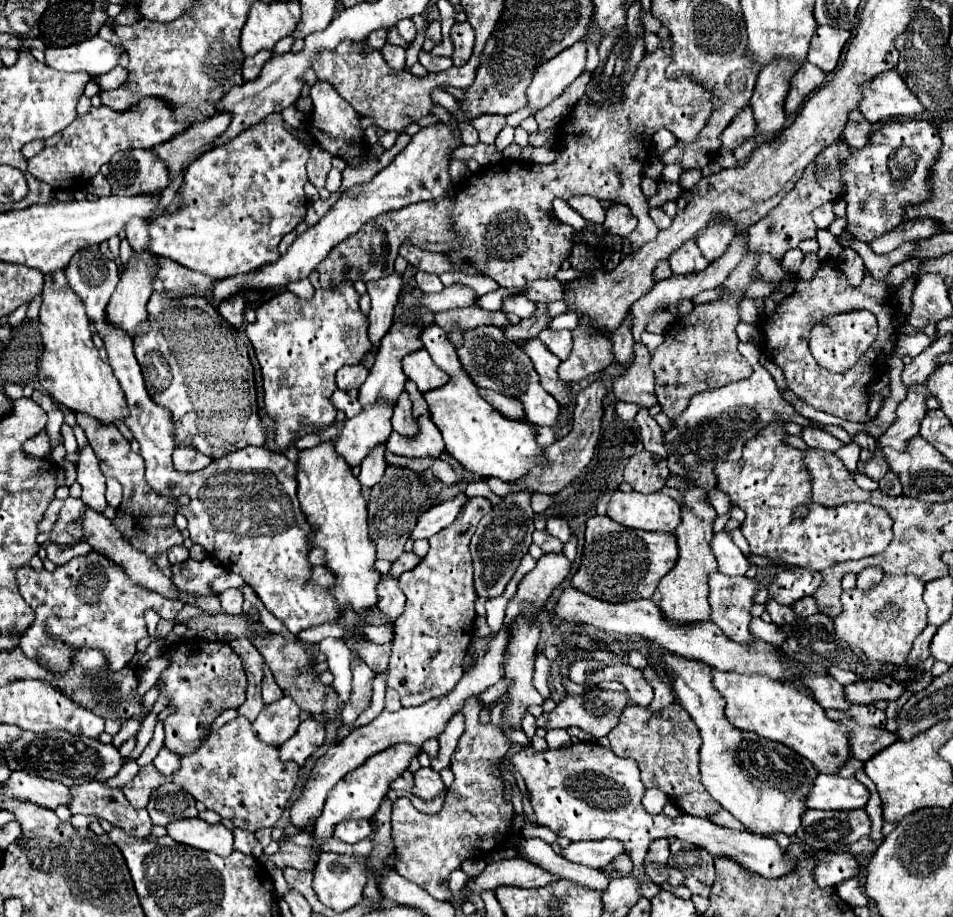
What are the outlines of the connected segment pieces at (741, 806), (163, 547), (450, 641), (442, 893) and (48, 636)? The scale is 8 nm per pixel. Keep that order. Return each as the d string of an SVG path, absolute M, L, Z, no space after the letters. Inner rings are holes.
M650 647L650 653L652 657L662 657L664 671L672 679L680 705L700 729L700 775L706 791L748 831L762 837L772 837L776 831L794 835L800 827L800 815L806 811L806 795L818 775L814 765L782 743L736 729L726 719L726 701L714 689L710 667L702 665L702 661L672 653L662 655L662 649L654 647Z
M76 413L76 423L84 429L88 443L100 461L100 468L104 476L116 476L118 483L124 489L124 497L118 507L118 517L114 519L114 525L120 527L126 541L132 541L134 547L146 551L146 555L150 555L150 559L154 559L158 563L158 567L162 567L162 571L166 571L166 575L170 575L170 561L166 557L166 551L168 551L168 547L182 545L182 541L184 541L182 533L174 525L176 509L174 509L172 501L168 497L160 497L154 491L150 491L150 487L144 479L142 455L132 453L130 443L122 437L122 433L114 425L110 425L110 423L104 425L98 419L84 415L84 413Z
M468 497L460 515L444 527L440 533L432 535L428 555L408 573L402 573L398 579L398 587L406 595L406 611L402 613L402 619L394 625L394 641L392 641L392 653L388 661L388 679L386 685L394 687L400 695L400 701L404 707L418 705L420 701L428 701L440 695L446 695L452 691L462 679L462 659L468 651L468 645L474 637L474 601L476 601L476 591L472 585L472 557L470 557L470 537L474 535L480 519L492 509L490 501L486 497Z
M476 697L462 709L466 715L466 729L452 755L450 769L456 779L448 787L444 809L436 815L424 815L414 809L408 797L396 799L392 809L392 833L404 837L404 851L398 853L396 871L440 901L452 901L448 887L450 873L458 869L462 861L480 857L482 849L484 857L488 857L488 853L504 843L512 827L510 821L514 817L514 807L504 799L502 779L494 777L490 771L490 767L499 767L500 759L506 755L511 742L500 727L492 723L482 725L478 721L480 711L482 707Z
M98 551L82 557L72 557L66 565L60 565L54 571L34 571L30 565L22 565L16 571L16 581L20 587L20 595L36 611L36 619L22 635L20 647L26 655L38 659L50 671L64 671L70 665L70 659L78 647L94 647L104 651L110 667L118 671L136 655L136 643L148 635L144 621L144 611L148 607L154 607L154 611L158 611L162 619L170 621L176 619L178 611L182 609L178 607L178 603L170 603L168 599L162 599L162 595L154 595L154 591L144 591L136 583L130 583L130 579L126 579L126 573L120 571L120 567L114 567L114 563L110 563Z

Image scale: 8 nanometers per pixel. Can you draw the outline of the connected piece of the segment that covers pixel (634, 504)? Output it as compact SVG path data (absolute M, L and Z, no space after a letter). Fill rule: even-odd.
M614 491L610 497L610 503L608 503L608 517L624 527L630 527L630 529L672 533L681 523L681 506L664 493L644 495L644 493L636 493L636 491L630 491L630 493Z

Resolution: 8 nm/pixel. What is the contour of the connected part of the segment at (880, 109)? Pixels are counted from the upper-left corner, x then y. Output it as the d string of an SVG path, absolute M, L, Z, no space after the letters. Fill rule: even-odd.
M896 69L864 83L860 91L862 99L858 103L858 111L868 123L878 123L890 117L916 117L922 113L922 105L914 99L914 95L910 95L910 89L902 83Z

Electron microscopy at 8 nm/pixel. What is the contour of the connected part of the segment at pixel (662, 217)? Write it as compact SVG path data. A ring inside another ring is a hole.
M656 207L656 209L652 209L650 211L650 217L654 219L654 223L660 227L660 229L666 229L666 227L670 227L670 223L672 223L672 219L662 211L662 207Z

